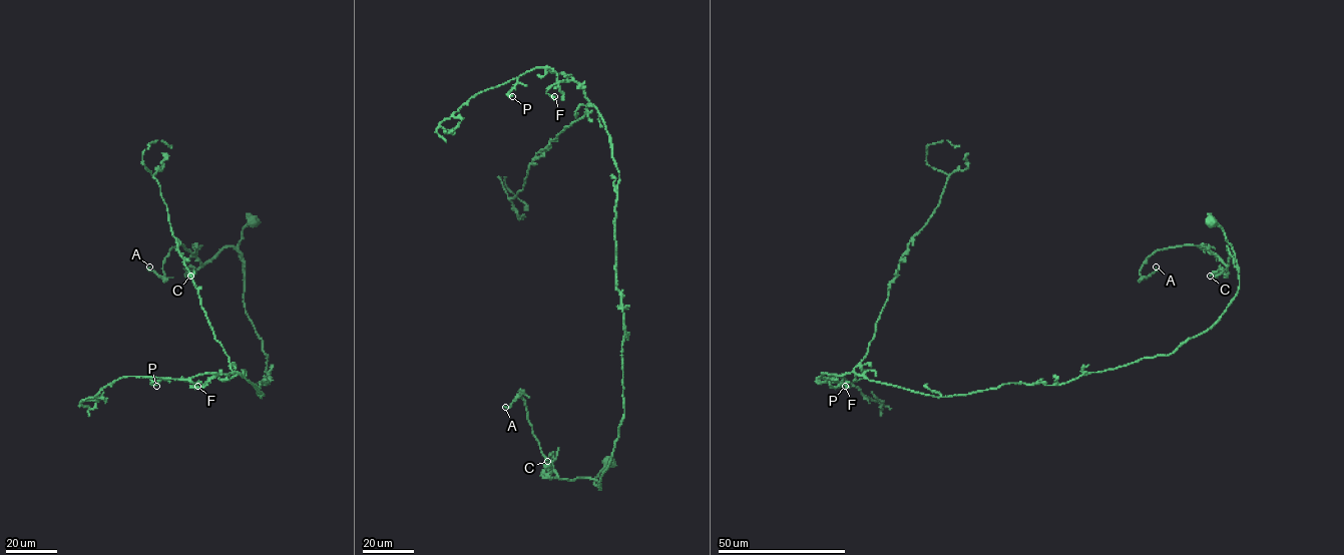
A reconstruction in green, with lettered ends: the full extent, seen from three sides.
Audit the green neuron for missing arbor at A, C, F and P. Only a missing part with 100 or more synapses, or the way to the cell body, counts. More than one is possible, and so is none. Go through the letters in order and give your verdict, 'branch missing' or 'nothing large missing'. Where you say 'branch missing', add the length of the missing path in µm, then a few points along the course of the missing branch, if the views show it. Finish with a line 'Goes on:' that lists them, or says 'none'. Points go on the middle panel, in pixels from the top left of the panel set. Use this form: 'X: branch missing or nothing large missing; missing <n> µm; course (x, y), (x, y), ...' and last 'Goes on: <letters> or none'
A: nothing large missing
C: nothing large missing
F: nothing large missing
P: nothing large missing
Goes on: none

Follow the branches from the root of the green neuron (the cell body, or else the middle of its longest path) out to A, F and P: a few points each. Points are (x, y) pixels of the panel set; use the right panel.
A: (1210, 222), (1223, 229), (1237, 267), (1227, 246), (1226, 264), (1194, 245), (1155, 250), (1140, 273), (1156, 266)
F: (1210, 222), (1231, 245), (1238, 292), (1172, 354), (1060, 384), (949, 397), (830, 375), (832, 388), (845, 386)
P: (1210, 222), (1231, 245), (1238, 292), (1172, 354), (1060, 384), (949, 397), (852, 372), (816, 379), (845, 386)

